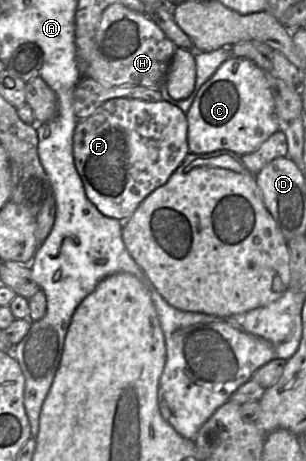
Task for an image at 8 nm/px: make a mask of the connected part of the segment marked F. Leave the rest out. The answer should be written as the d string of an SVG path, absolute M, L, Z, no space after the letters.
M112 98L88 118L77 122L73 135L75 167L87 198L105 216L122 222L129 219L144 199L164 185L185 160L189 152L186 113L161 100L147 102L130 98Z

